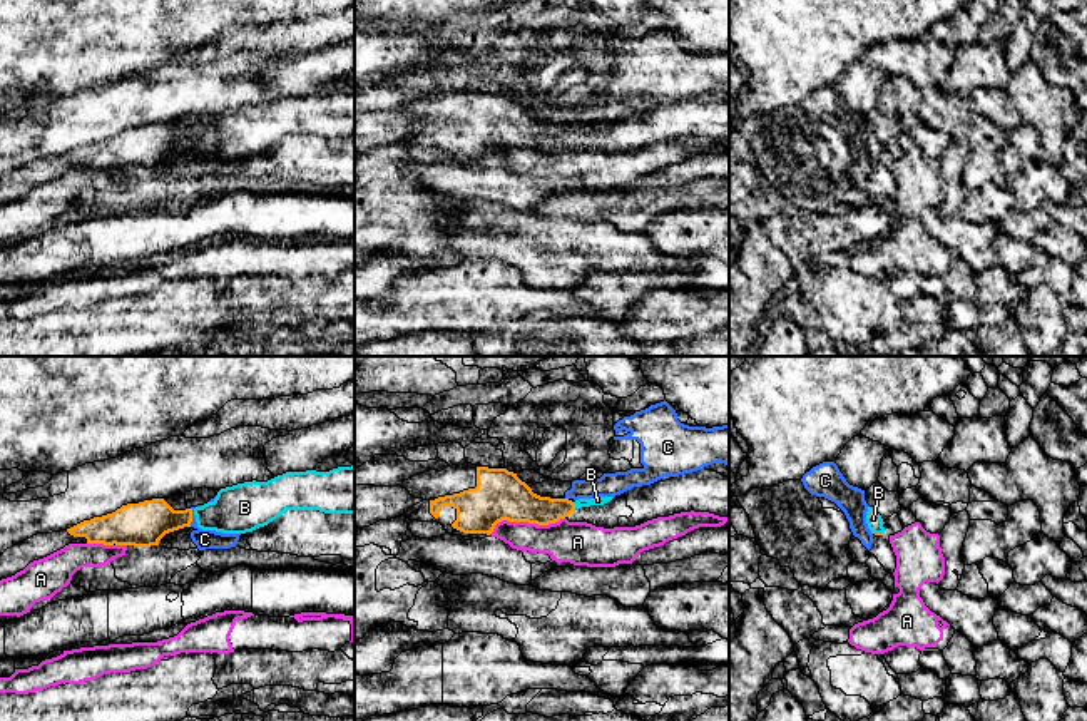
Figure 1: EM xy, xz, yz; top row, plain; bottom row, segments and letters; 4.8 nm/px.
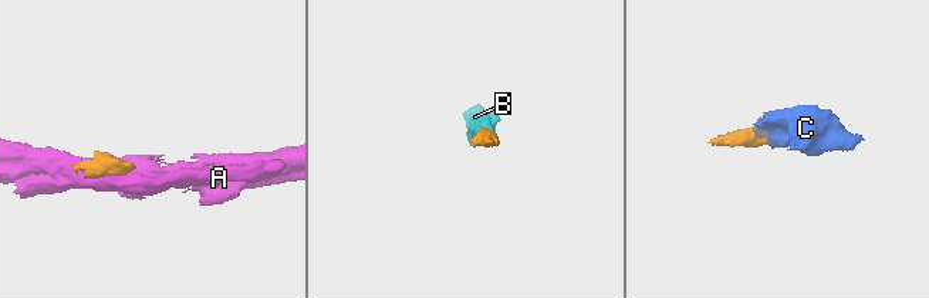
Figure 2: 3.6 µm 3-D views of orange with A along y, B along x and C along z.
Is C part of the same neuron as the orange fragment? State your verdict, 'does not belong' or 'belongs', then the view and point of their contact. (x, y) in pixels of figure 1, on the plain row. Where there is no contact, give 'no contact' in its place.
does not belong; contact xy (191, 143)

